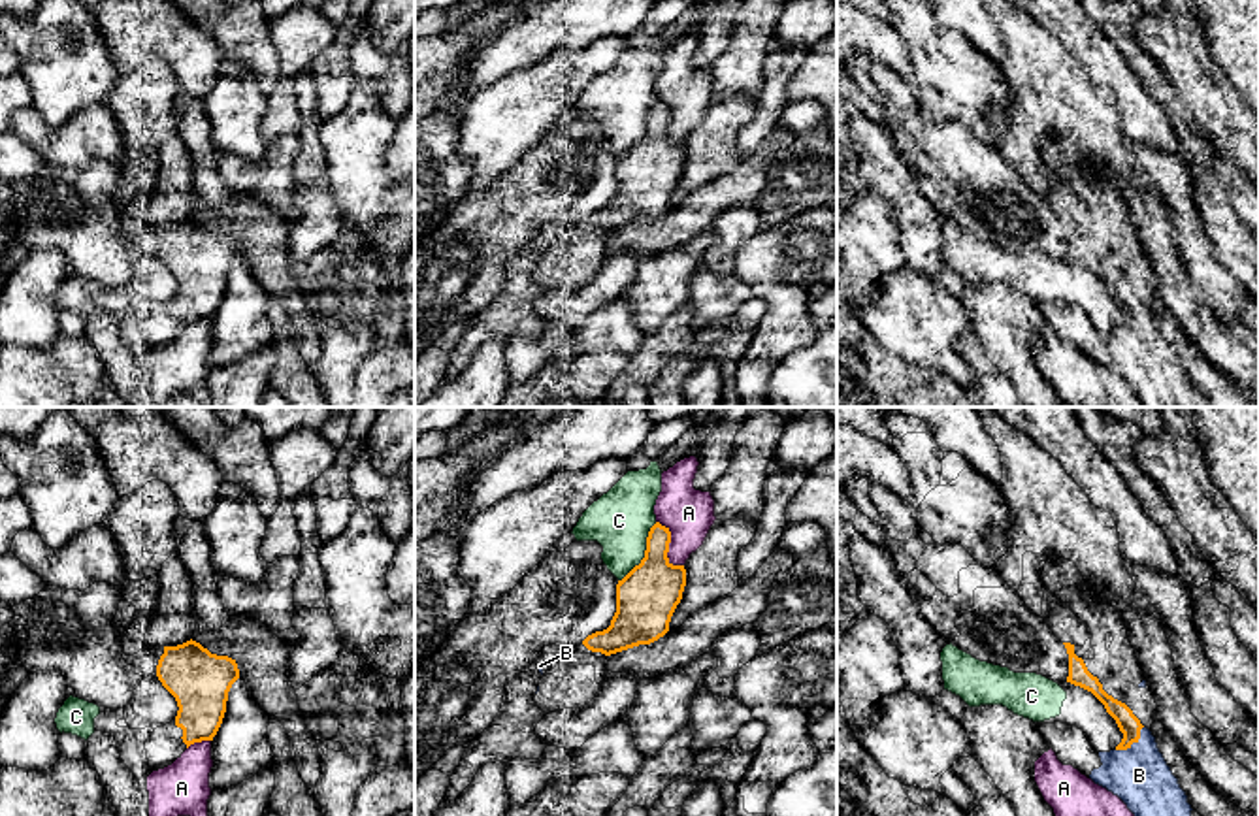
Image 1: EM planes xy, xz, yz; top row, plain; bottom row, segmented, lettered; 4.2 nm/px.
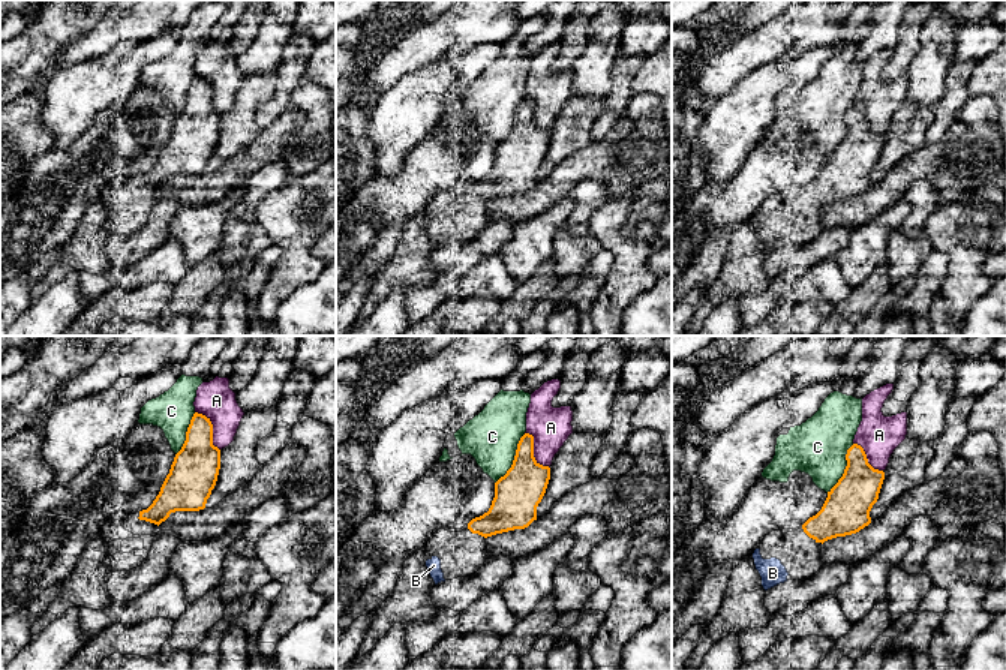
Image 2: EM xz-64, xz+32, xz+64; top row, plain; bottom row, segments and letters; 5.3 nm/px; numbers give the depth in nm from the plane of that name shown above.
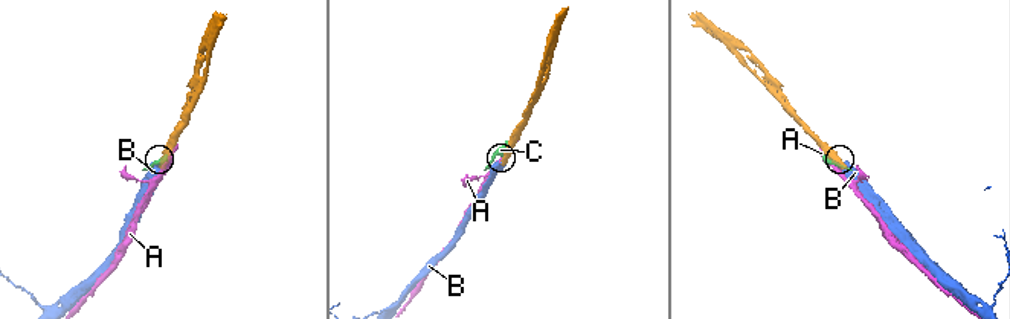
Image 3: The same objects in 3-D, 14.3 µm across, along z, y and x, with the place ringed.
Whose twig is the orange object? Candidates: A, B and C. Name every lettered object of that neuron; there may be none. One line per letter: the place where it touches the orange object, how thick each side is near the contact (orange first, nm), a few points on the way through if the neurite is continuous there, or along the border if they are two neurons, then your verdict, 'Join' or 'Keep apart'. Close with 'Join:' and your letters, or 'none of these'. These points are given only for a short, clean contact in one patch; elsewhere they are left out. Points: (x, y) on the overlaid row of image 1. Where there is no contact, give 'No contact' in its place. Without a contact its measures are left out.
A: Touches orange at xz (668, 547). Thickness 260 nm (orange) against 220 nm. Keep apart
B: Touches orange at yz (1133, 741). Thickness 90 nm (orange) against 260 nm. Join
C: Touches orange at xz (645, 553). Thickness 260 nm (orange) against 260 nm. Keep apart
Join: B

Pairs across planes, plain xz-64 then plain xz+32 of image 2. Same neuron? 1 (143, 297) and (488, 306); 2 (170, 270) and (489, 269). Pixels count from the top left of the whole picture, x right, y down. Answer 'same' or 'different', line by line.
1: same
2: same

